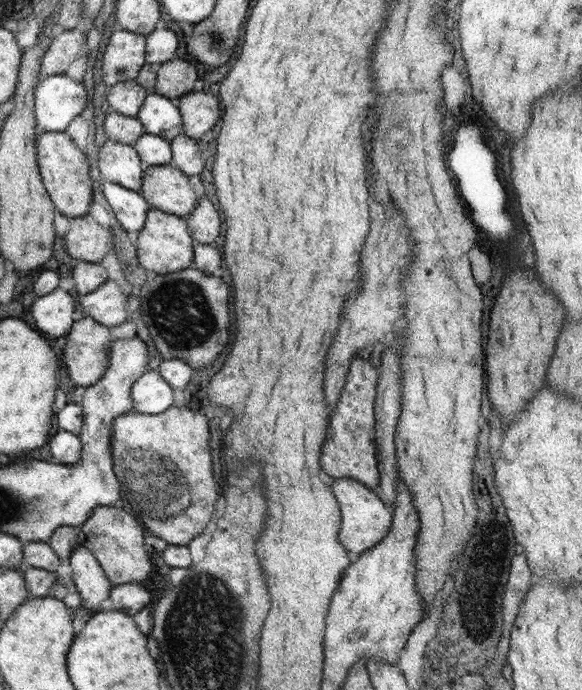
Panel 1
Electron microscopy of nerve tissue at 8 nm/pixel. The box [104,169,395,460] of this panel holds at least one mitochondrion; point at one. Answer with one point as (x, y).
(181, 314)

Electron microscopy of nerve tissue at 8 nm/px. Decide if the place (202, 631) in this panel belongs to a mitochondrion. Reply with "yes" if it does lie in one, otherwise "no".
yes

